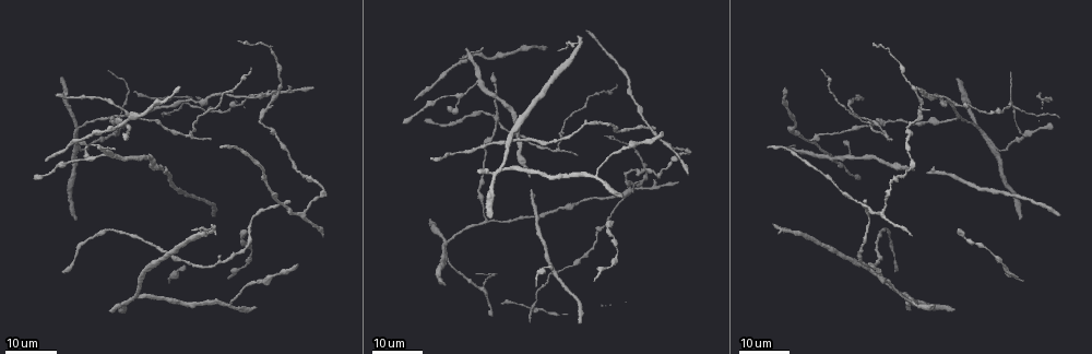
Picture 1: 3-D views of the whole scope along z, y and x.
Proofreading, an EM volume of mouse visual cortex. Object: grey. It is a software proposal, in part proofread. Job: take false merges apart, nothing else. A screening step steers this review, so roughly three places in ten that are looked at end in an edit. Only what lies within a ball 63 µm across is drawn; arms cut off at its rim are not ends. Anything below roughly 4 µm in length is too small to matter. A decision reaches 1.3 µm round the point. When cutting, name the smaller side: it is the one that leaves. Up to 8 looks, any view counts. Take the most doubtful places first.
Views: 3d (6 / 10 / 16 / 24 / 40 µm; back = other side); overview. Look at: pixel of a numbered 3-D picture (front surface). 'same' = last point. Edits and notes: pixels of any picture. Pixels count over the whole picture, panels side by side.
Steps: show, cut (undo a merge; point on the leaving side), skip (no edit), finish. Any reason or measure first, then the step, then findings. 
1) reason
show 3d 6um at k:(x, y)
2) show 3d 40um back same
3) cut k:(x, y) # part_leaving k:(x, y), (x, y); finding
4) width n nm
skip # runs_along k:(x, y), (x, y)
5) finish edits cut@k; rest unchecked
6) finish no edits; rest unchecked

four or more arms meet
show 3d 24um at 1:(556, 151)

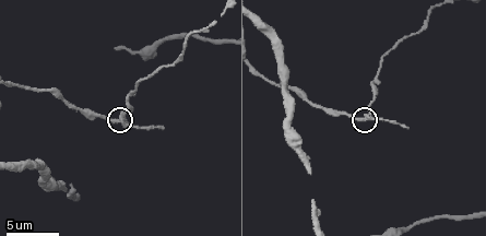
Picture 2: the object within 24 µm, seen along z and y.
show 3d 10um at 2:(371, 117)

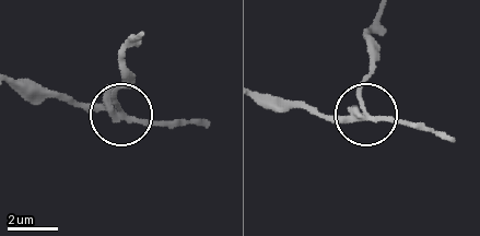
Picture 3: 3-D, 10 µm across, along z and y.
width 260 nm
cut 3:(128, 87) # part_leaving 3:(359, 101), (377, 14); two neurons meet here

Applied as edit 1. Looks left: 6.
three-way junction
show 3d 16um at 1:(484, 287)

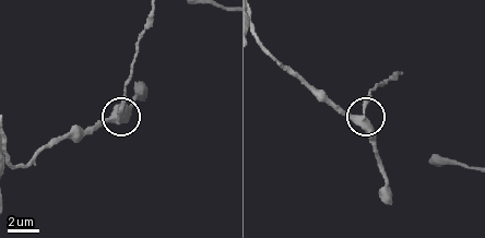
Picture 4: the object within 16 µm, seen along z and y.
show 3d 10um at 4:(363, 114)

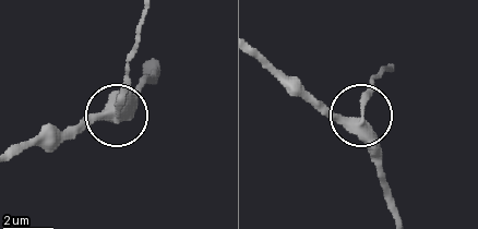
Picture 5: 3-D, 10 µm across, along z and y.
width 380 nm
cut 5:(368, 92) # two neurons meet here

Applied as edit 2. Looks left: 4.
three-way junction
show 3d 16um at 1:(626, 196)

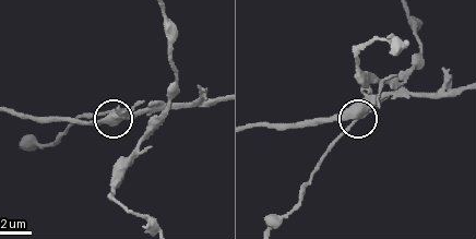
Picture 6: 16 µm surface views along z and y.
closer look
show 3d 6um at 6:(351, 121)

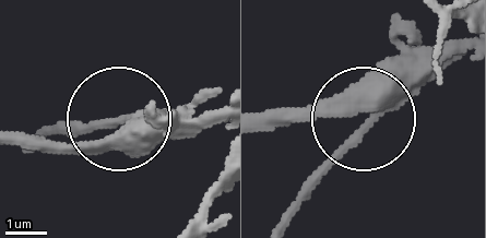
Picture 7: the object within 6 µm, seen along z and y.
arms 3
cut 7:(205, 100) # part_leaving 7:(402, 100), (291, 222); a second neuron is stuck on

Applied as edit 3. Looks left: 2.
finish edits cut@3, cut@5, cut@7; rest unchecked

